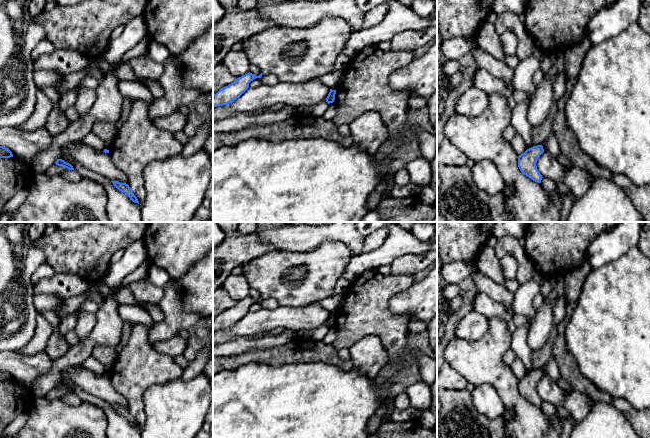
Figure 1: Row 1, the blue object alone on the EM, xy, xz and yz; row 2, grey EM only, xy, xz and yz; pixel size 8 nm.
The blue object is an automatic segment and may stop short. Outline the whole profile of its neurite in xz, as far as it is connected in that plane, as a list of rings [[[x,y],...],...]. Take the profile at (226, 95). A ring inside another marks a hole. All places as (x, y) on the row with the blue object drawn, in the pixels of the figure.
[[[247,73],[237,78],[233,83],[221,88],[213,95],[213,108],[217,106],[227,105],[239,98],[248,88],[249,83],[256,78],[261,78],[262,73],[256,76],[252,73]]]

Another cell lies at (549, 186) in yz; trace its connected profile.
[[[546,177],[542,178],[541,184],[547,193],[554,193],[557,191],[557,184]]]

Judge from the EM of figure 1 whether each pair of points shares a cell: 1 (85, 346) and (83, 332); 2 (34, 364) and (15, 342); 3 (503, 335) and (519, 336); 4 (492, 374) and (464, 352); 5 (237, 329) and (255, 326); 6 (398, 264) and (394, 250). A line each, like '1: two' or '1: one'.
1: two
2: two
3: two
4: one
5: one
6: two

